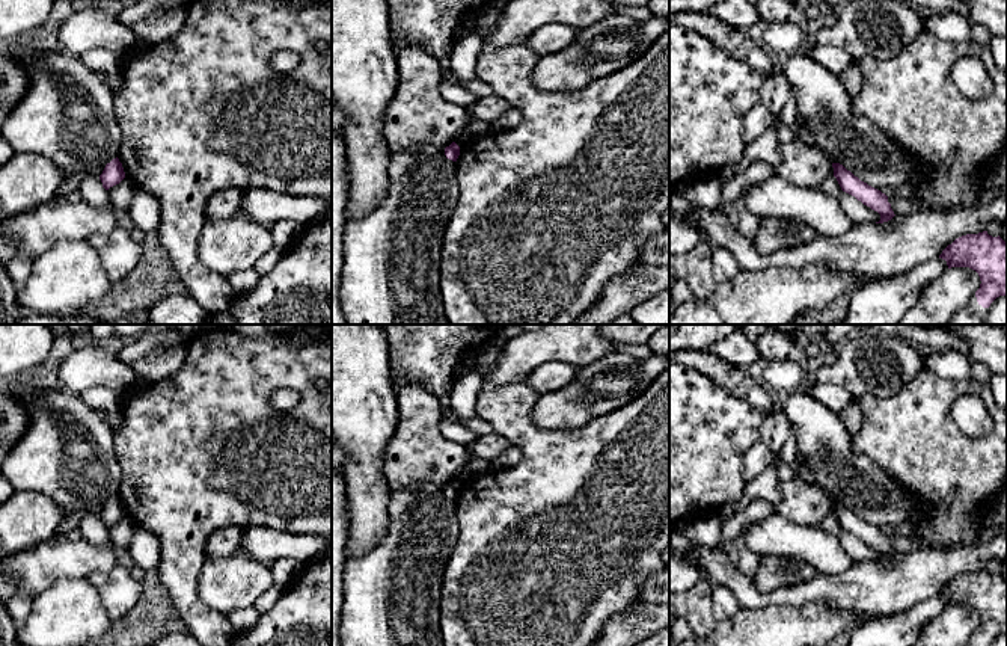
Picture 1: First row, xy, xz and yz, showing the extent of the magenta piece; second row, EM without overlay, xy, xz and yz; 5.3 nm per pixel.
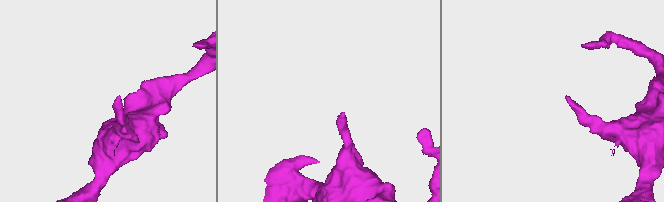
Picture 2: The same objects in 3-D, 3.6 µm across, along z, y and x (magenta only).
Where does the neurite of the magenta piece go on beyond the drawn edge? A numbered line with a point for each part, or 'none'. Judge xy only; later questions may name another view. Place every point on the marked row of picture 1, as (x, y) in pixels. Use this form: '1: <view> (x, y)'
none

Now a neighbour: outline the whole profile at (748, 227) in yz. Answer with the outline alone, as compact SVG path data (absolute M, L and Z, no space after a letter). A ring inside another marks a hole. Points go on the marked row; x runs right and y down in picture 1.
M745 211L739 216L739 225L736 228L739 235L743 235L748 240L754 240L760 229L760 217L754 213Z

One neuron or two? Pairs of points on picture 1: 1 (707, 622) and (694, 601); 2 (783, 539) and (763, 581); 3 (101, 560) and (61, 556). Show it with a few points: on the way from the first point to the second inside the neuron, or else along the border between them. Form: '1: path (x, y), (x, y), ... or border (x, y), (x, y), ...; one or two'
1: path (703, 618), (694, 606); one
2: border (762, 556), (792, 556), (810, 565); two
3: path (91, 559), (71, 559); one

